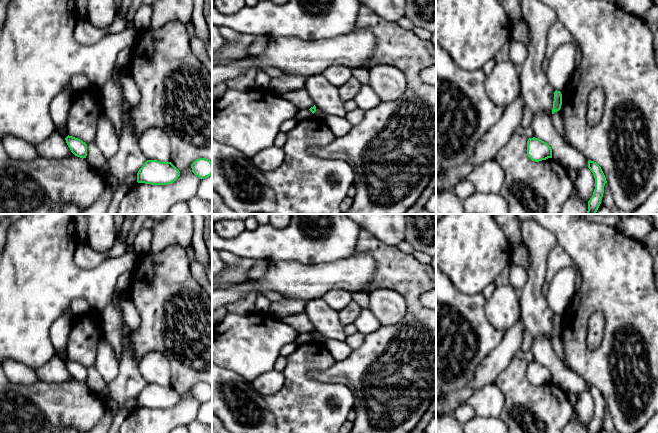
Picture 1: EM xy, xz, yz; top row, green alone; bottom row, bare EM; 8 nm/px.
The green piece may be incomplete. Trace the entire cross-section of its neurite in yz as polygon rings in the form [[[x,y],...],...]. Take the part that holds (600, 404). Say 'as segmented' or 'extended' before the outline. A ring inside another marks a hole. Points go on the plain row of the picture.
as segmented | [[[588,385],[588,392],[595,402],[595,413],[592,421],[588,425],[588,433],[598,433],[604,417],[604,410],[607,407],[606,401],[601,391],[594,385]]]

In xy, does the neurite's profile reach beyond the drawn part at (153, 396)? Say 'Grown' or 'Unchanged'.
Unchanged

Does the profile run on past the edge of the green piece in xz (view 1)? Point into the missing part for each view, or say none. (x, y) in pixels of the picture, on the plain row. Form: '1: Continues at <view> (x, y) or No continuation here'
1: No continuation here

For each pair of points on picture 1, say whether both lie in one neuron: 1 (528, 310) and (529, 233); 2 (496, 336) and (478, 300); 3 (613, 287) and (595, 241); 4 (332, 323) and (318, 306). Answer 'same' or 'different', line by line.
1: same
2: same
3: same
4: same

